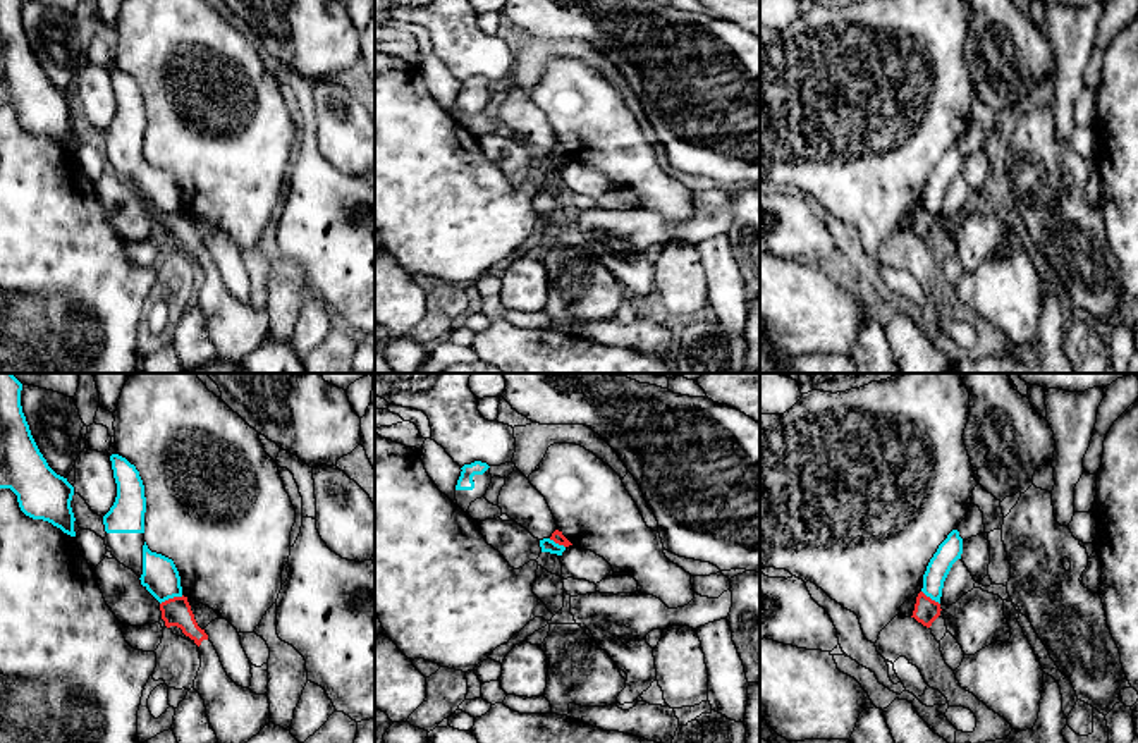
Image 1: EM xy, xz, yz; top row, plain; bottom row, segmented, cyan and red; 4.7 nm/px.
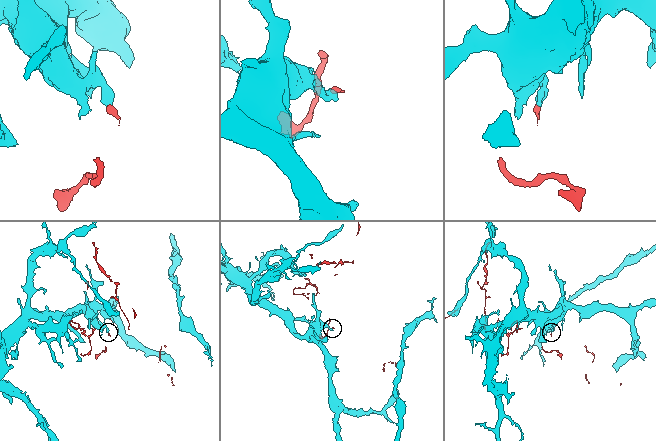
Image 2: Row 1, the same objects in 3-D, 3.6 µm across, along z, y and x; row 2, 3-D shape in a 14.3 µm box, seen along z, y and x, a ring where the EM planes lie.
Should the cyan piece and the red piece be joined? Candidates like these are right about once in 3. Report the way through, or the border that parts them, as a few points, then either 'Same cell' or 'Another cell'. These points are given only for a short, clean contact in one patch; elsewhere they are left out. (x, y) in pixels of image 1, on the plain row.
Another cell

